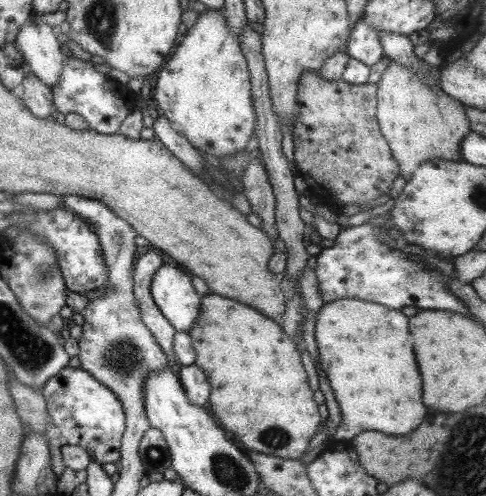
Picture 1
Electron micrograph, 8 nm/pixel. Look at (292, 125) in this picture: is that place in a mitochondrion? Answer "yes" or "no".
no

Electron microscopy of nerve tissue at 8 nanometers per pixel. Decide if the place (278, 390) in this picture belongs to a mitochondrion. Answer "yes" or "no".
no

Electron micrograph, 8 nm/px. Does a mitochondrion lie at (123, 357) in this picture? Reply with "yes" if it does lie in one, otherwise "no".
yes

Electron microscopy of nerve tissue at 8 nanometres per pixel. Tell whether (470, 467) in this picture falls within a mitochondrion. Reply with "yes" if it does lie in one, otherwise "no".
yes

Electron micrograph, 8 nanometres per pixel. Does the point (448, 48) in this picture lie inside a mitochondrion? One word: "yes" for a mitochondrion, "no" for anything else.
no

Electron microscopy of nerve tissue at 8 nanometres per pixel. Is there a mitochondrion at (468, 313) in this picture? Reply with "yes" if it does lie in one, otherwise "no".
no

